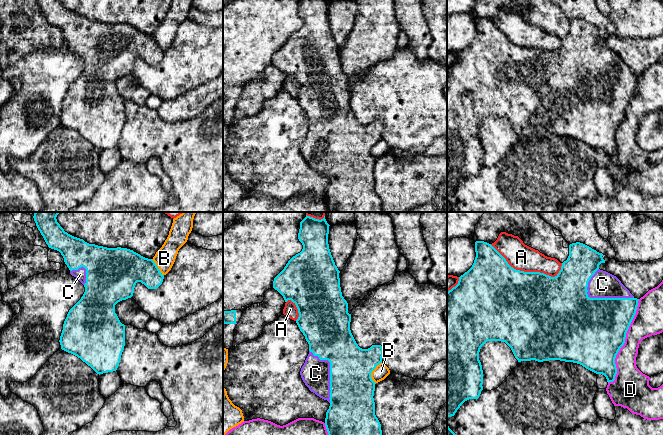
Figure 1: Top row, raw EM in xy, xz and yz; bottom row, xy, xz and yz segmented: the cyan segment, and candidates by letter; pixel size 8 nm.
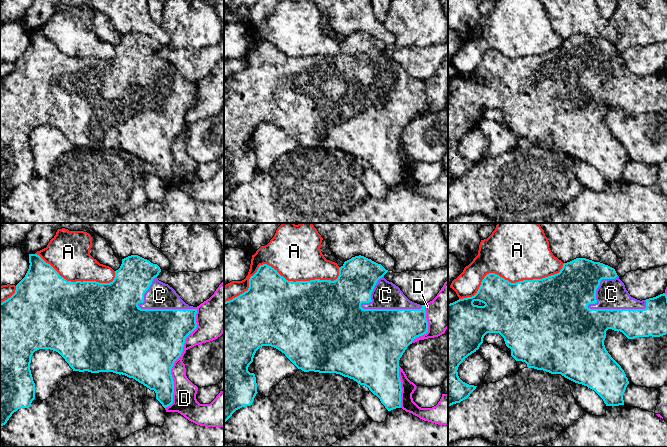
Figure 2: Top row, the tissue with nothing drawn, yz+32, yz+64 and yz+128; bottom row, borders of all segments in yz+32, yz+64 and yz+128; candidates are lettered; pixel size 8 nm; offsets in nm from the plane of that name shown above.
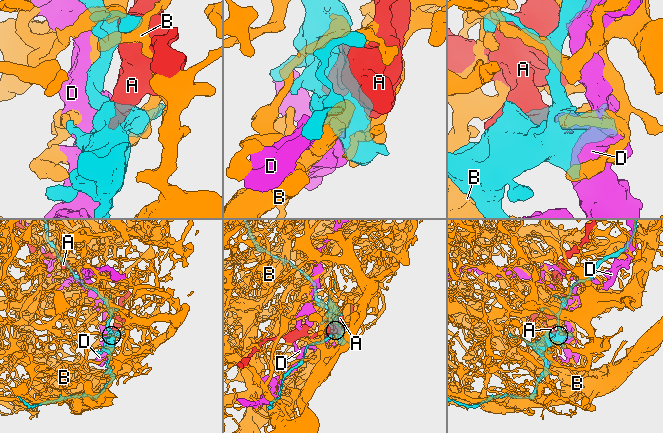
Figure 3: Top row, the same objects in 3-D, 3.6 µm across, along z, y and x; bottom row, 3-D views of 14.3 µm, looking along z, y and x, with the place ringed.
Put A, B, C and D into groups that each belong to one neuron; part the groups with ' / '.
A / B / C / D

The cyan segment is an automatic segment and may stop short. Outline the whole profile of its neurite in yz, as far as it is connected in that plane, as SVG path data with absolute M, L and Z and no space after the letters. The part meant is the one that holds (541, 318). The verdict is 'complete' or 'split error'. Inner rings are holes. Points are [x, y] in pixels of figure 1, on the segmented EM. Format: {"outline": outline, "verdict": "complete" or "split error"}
{"outline": "M484 241L475 242L475 252L476 257L472 267L461 275L458 284L447 292L447 418L454 416L465 401L479 398L483 390L483 370L479 360L479 352L487 341L505 342L511 348L518 362L531 360L573 362L596 374L604 375L608 383L615 380L617 374L615 358L625 343L626 333L636 314L639 299L635 298L616 276L599 269L599 265L605 263L602 253L583 243L572 243L569 245L569 256L562 263L561 270L555 277L551 277L540 272L524 272L514 269L491 244Z", "verdict": "split error"}

